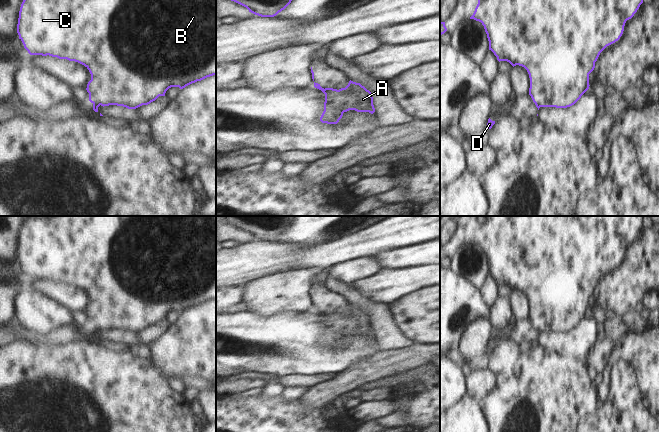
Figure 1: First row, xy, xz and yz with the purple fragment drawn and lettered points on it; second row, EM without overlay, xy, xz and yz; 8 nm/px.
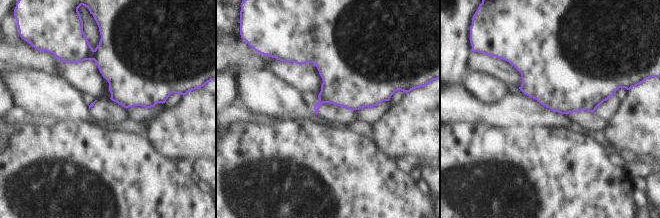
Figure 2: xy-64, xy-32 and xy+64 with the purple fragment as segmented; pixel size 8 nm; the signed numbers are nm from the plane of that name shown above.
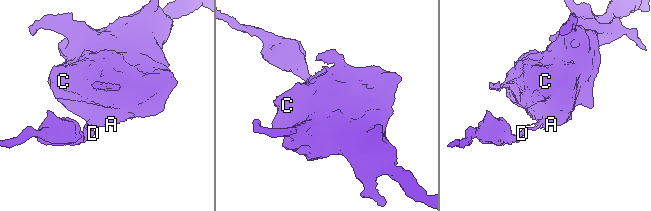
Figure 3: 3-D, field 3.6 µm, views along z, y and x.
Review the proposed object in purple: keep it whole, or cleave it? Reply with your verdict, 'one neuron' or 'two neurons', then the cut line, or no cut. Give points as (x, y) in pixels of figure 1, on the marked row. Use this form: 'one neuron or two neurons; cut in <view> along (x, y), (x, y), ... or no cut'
two neurons; cut in xy along (93, 103), (99, 105)

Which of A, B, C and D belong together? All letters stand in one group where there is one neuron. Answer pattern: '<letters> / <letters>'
A B C / D

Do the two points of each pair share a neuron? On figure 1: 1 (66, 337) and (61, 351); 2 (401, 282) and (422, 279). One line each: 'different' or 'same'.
1: different
2: same

